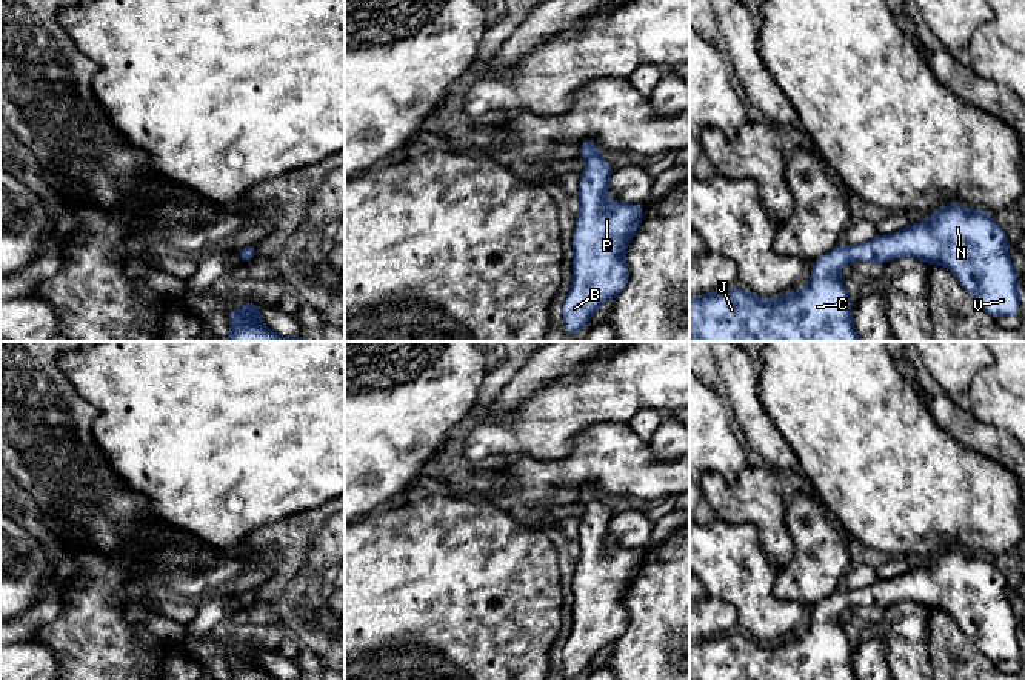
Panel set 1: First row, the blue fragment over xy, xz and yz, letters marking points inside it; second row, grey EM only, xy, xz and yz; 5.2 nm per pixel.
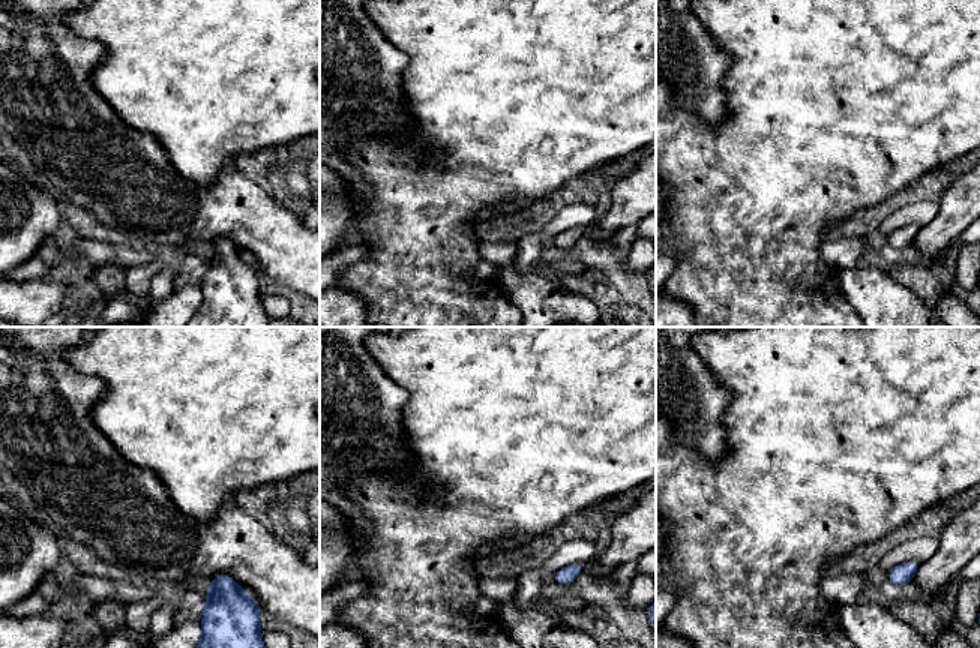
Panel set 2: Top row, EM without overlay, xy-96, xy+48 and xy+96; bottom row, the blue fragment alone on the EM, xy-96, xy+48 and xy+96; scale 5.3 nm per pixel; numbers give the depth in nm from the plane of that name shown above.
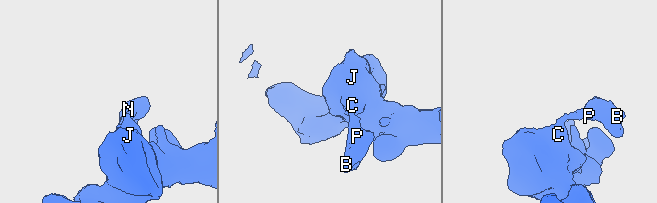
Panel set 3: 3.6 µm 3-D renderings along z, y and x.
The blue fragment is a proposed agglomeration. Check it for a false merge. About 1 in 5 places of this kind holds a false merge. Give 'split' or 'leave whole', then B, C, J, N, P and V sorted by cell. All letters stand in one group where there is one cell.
leave whole | B C J N P V

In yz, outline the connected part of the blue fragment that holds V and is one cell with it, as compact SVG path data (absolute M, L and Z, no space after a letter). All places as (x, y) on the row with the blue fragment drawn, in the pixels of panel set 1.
M960 203L942 205L928 220L908 225L888 234L877 234L862 245L846 246L843 242L813 263L810 283L802 291L790 291L774 300L763 300L751 291L723 289L693 297L689 300L689 342L862 342L853 325L853 311L848 292L839 275L846 262L886 263L897 257L916 257L928 266L943 265L950 268L967 292L970 292L985 312L999 317L1013 317L1019 312L1020 288L1013 262L1007 254L1008 237L994 222L991 214L980 209L967 209Z

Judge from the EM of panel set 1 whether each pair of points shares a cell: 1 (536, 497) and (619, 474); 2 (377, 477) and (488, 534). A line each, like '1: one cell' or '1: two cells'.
1: one cell
2: two cells

